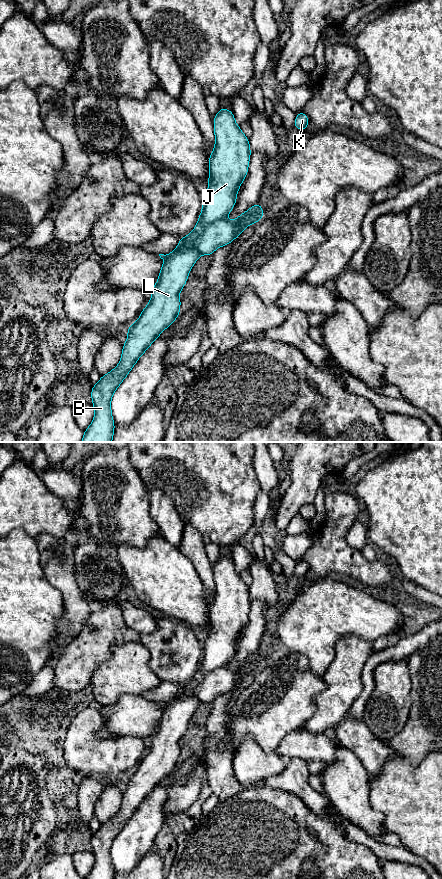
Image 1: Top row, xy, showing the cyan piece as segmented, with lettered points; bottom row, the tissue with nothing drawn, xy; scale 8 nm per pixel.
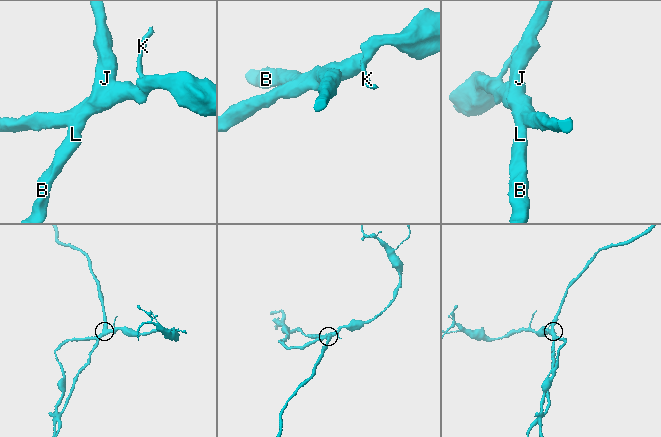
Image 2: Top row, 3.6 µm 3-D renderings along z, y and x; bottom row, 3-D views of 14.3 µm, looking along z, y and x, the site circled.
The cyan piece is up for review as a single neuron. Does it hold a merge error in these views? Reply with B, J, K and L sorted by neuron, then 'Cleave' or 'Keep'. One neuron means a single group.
Groups: B J L / K. Cleave

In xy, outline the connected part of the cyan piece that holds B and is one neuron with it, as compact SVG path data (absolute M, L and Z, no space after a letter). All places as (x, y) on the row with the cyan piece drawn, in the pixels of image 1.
M221 108L213 118L215 146L209 156L209 186L203 196L202 211L195 228L186 236L185 244L163 263L159 277L152 288L149 303L142 310L139 319L129 326L125 344L122 346L122 355L119 364L100 380L91 389L92 405L95 409L94 418L90 426L84 430L81 442L112 442L115 424L112 417L111 400L114 392L127 377L139 358L160 336L160 334L174 323L180 314L181 300L179 293L185 286L189 272L202 255L193 242L198 239L203 230L211 223L224 219L234 208L237 193L248 174L251 149L249 139L244 135L240 126L235 122L231 110Z

